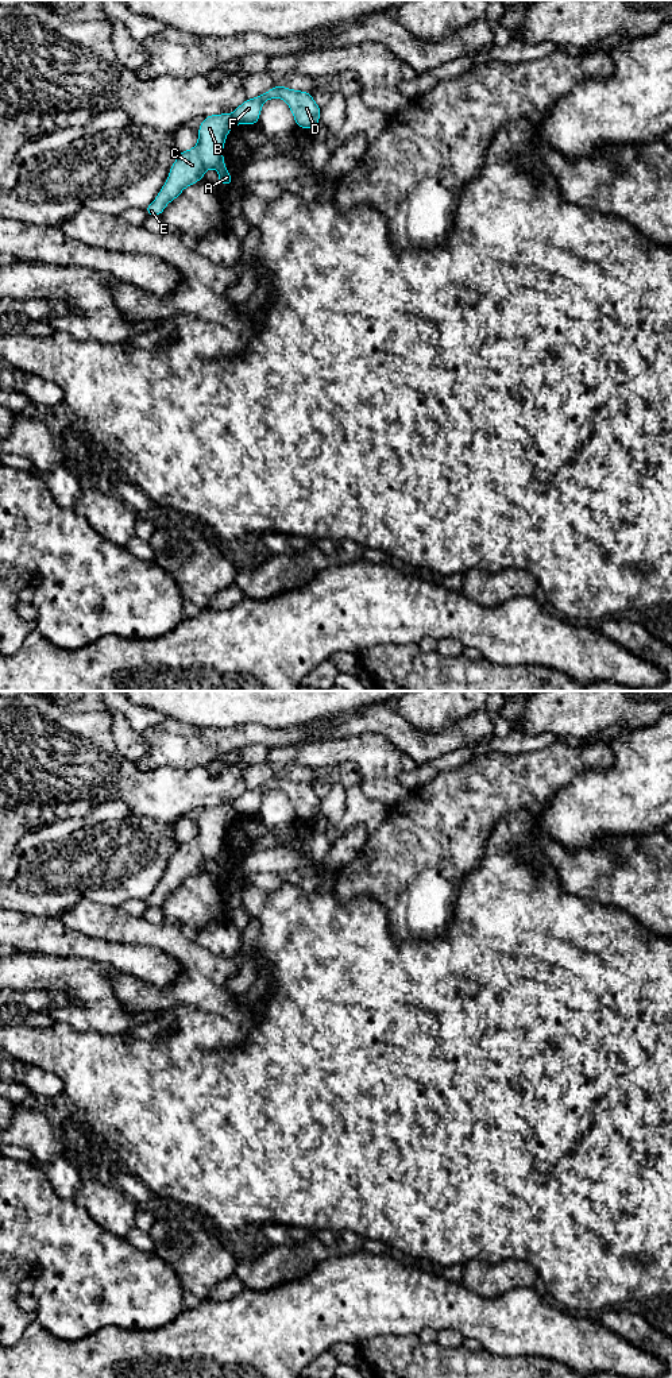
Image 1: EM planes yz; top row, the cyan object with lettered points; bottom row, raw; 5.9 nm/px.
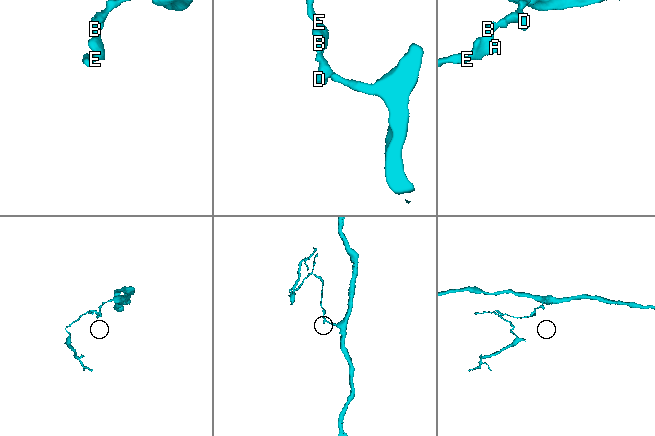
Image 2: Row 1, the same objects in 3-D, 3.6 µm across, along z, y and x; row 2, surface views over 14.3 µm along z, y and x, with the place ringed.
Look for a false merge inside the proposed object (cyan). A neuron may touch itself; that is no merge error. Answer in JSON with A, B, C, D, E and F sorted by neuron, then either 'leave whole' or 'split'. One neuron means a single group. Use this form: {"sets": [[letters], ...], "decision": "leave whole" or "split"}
{"sets": [["A", "B", "C", "E"], ["D", "F"]], "decision": "split"}

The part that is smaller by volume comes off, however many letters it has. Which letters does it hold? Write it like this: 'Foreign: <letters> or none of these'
Foreign: A, B, C, E

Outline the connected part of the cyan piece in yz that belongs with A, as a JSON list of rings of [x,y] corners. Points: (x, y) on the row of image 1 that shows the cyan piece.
[[[232,113],[204,117],[197,130],[198,142],[192,150],[181,151],[171,165],[169,178],[155,200],[146,206],[148,216],[161,216],[166,205],[175,200],[186,186],[205,177],[206,169],[219,171],[219,184],[232,185],[232,174],[227,171],[223,147],[228,132],[236,126]]]

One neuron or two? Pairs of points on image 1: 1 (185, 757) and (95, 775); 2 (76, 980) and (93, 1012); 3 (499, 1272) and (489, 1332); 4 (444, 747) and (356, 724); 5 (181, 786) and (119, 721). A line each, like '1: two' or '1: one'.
1: two
2: one
3: two
4: one
5: two

